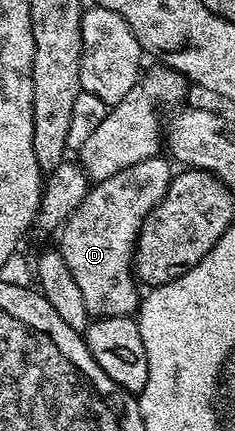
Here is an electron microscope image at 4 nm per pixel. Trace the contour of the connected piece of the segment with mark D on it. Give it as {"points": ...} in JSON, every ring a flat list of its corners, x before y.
{"points":[[156,157,129,165,129,169,94,184,61,228,65,265,69,265,69,273,73,273,73,281,77,281,92,317,131,317,139,310,141,291,133,270,135,242,149,213,171,184,172,164,164,159]]}

